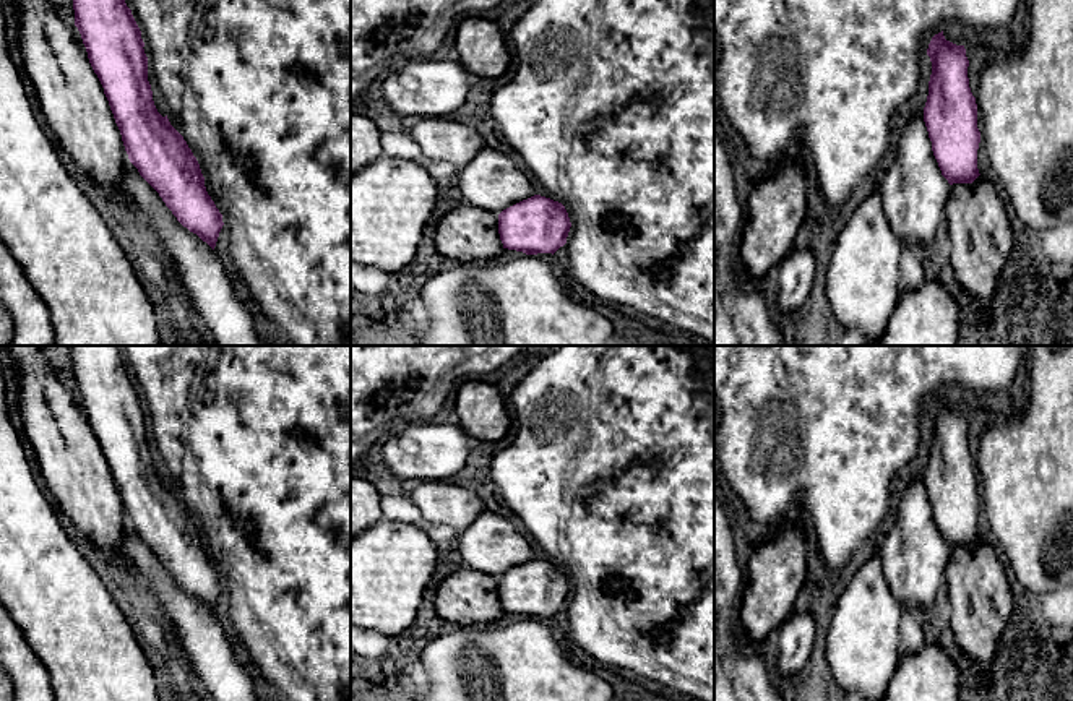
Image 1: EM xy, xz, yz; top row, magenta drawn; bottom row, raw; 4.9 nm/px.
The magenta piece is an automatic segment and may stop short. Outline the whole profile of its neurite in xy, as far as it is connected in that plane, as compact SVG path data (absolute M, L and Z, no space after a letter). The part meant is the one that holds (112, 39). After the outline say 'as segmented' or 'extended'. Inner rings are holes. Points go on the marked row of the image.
M73 0L73 10L75 26L104 88L130 162L159 193L177 221L214 250L224 226L222 214L206 191L200 164L187 141L154 105L144 42L131 10L125 0Z | as segmented

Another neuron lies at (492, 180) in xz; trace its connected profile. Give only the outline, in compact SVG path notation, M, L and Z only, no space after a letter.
M484 146L471 162L458 169L451 182L464 203L493 214L537 195L529 174L492 146Z

